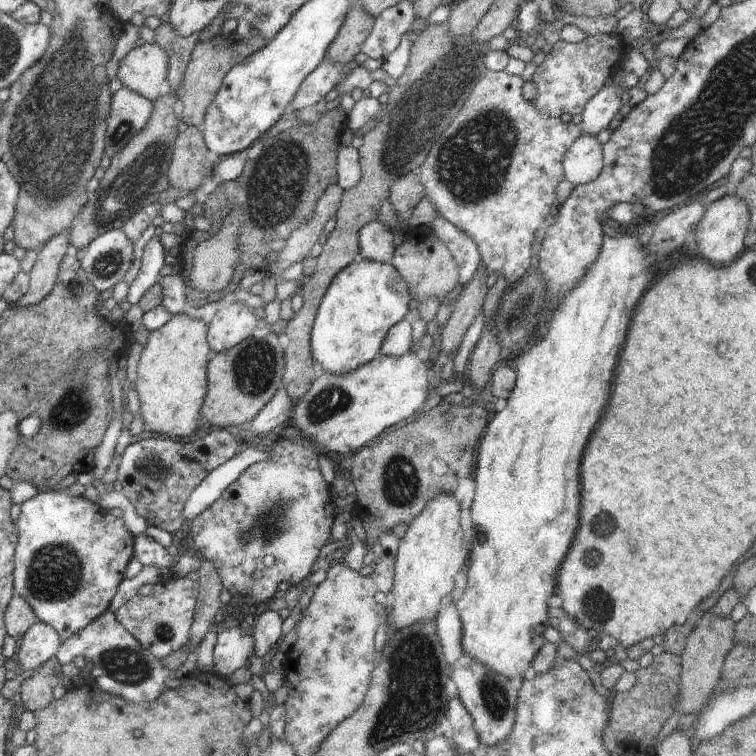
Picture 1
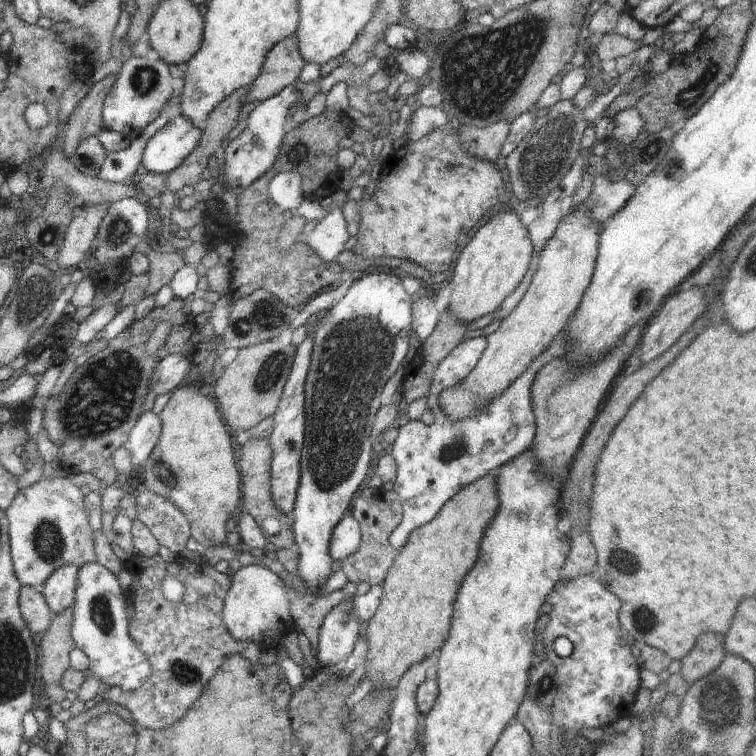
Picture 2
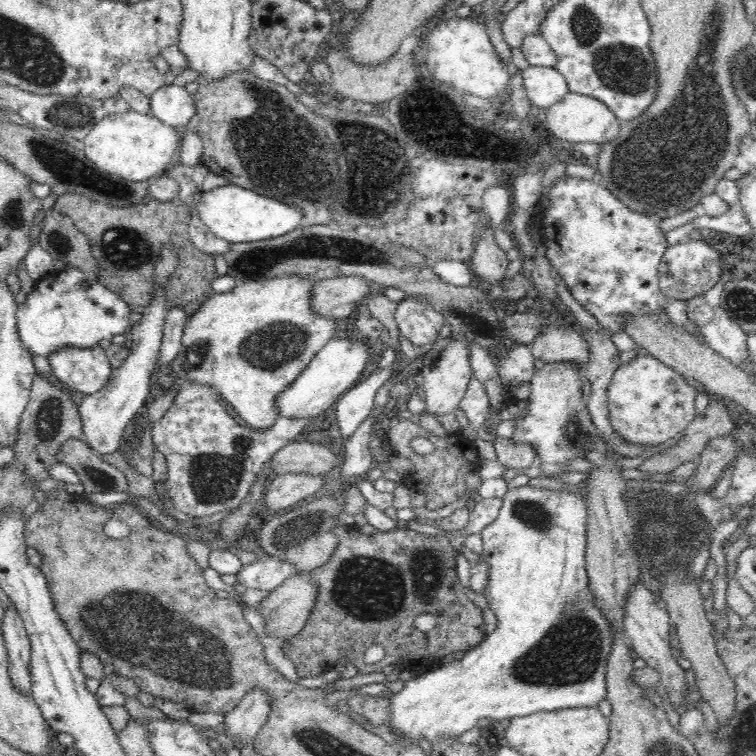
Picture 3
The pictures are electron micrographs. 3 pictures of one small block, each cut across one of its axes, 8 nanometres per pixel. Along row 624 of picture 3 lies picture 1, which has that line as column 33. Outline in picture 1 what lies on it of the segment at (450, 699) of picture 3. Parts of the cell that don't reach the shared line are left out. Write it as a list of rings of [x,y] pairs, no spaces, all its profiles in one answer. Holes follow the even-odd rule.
[[[40,490],[40,492],[33,496],[30,500],[26,500],[20,505],[20,514],[15,522],[17,526],[17,545],[15,546],[15,559],[14,559],[14,580],[13,587],[14,592],[20,595],[26,602],[32,607],[32,610],[36,613],[40,622],[47,624],[54,628],[58,633],[61,642],[68,640],[71,636],[74,636],[76,632],[80,632],[83,628],[86,628],[93,620],[96,620],[103,612],[109,610],[110,601],[116,594],[118,585],[125,579],[124,573],[126,572],[126,565],[130,562],[134,552],[134,537],[132,534],[124,528],[124,522],[122,518],[116,518],[108,513],[108,509],[102,508],[99,504],[91,502],[84,497],[81,491],[66,492],[56,490]]]

